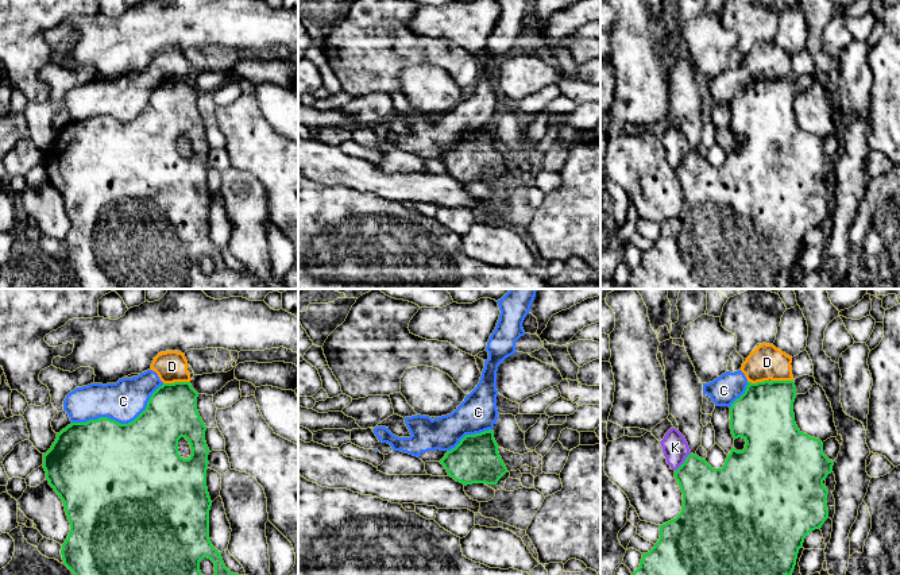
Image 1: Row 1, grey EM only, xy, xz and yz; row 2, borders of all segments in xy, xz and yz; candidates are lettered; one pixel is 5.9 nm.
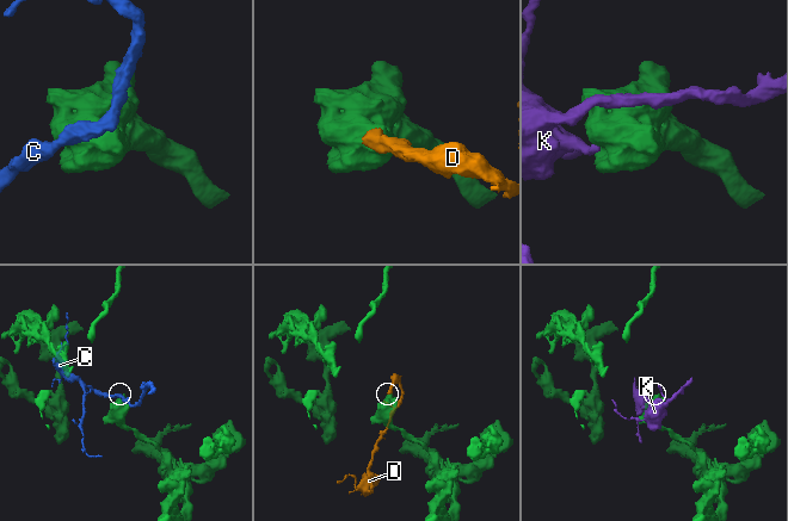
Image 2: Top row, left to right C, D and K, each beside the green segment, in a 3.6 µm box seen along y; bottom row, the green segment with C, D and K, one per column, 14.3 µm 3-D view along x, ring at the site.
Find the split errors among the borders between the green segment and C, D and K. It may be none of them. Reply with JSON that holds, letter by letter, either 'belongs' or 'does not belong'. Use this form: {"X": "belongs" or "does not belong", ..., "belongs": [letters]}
{"C": "does not belong", "D": "does not belong", "K": "does not belong", "belongs": []}

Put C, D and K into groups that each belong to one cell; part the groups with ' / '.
C D / K

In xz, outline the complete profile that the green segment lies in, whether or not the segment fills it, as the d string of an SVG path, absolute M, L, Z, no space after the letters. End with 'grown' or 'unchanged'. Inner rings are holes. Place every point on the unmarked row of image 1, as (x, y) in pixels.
M493 127L466 132L440 161L451 175L464 184L472 181L497 182L507 170L498 146Z; unchanged

